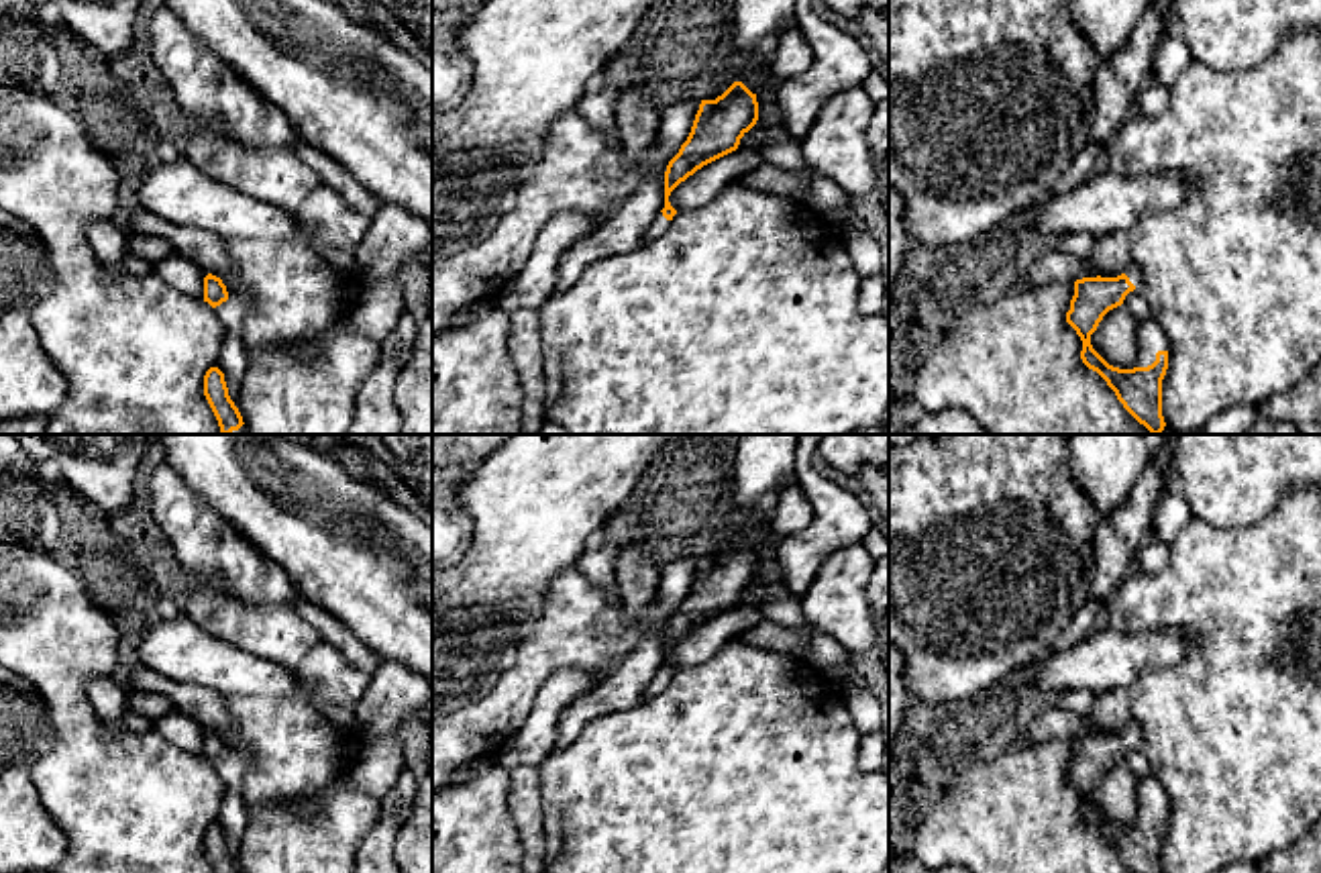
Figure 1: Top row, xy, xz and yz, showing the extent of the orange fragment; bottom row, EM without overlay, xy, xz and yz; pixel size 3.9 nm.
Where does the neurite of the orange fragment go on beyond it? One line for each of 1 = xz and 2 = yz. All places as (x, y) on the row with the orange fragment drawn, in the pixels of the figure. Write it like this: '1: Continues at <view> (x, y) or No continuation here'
1: Continues at xz (659, 225)
2: Continues at yz (1150, 337)

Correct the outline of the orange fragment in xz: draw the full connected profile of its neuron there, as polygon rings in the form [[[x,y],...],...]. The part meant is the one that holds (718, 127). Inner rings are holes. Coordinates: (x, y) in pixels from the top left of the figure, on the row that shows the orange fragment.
[[[734,82],[716,100],[701,100],[691,133],[665,171],[665,208],[652,218],[644,241],[658,239],[677,210],[671,192],[703,165],[738,149],[740,139],[756,124],[758,102],[742,82]]]

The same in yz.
[[[1129,263],[1117,277],[1082,277],[1074,281],[1074,296],[1066,322],[1082,341],[1080,359],[1115,392],[1123,408],[1152,434],[1166,426],[1162,416],[1162,379],[1168,369],[1168,339],[1152,318],[1138,324],[1138,359],[1131,369],[1109,365],[1091,345],[1103,316],[1121,306],[1125,296],[1142,284],[1142,271]]]

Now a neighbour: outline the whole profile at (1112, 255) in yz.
[[[1111,233],[1095,239],[1095,249],[1091,253],[1095,269],[1105,277],[1117,277],[1131,263],[1127,233]]]

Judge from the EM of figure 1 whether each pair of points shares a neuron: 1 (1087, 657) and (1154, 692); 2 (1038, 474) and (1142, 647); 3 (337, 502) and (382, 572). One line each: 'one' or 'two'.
1: two
2: two
3: one

